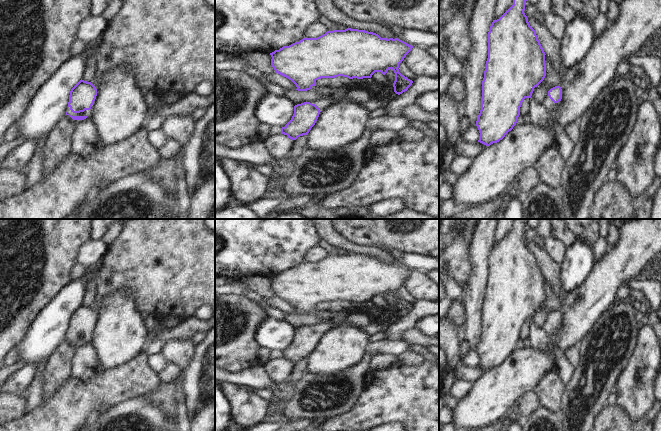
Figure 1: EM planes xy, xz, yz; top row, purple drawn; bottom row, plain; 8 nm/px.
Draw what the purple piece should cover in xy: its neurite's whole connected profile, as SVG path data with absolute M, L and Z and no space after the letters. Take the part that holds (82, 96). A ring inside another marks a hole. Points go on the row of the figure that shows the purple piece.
M81 79L70 91L66 115L69 115L74 123L90 117L96 96L96 87Z

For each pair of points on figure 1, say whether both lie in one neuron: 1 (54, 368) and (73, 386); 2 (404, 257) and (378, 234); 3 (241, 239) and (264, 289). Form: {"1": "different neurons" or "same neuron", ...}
{"1": "different neurons", "2": "different neurons", "3": "different neurons"}

